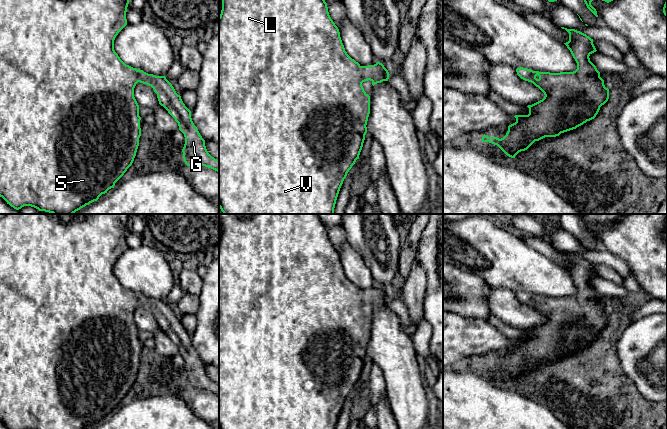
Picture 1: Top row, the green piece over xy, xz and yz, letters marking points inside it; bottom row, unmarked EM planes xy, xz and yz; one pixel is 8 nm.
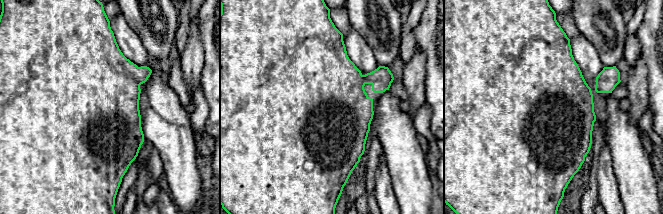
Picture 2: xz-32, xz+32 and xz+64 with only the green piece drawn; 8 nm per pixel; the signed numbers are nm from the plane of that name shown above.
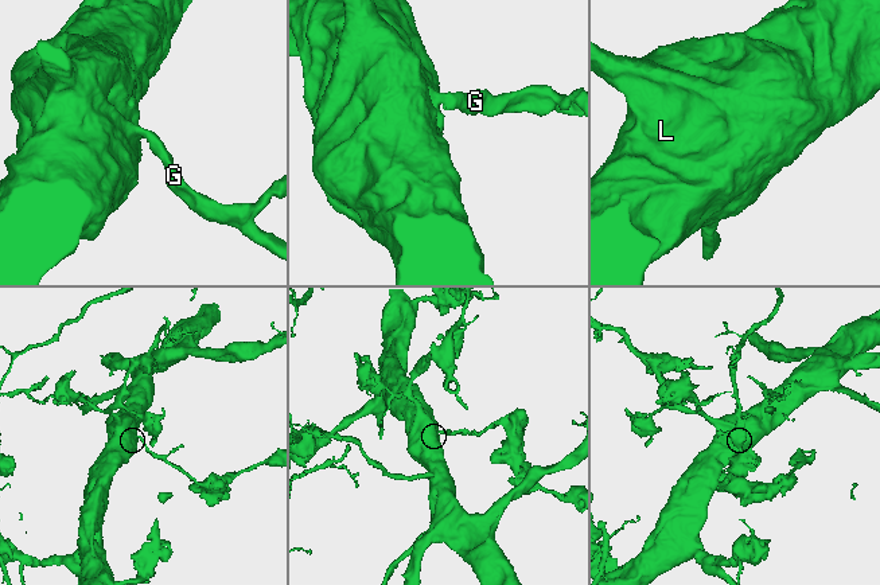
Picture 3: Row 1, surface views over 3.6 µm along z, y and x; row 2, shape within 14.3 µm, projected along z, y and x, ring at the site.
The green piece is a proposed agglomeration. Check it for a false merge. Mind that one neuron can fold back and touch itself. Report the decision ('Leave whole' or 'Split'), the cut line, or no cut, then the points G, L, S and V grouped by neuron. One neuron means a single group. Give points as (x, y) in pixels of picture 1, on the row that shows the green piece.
Leave whole. No split. Groups: G L S V

